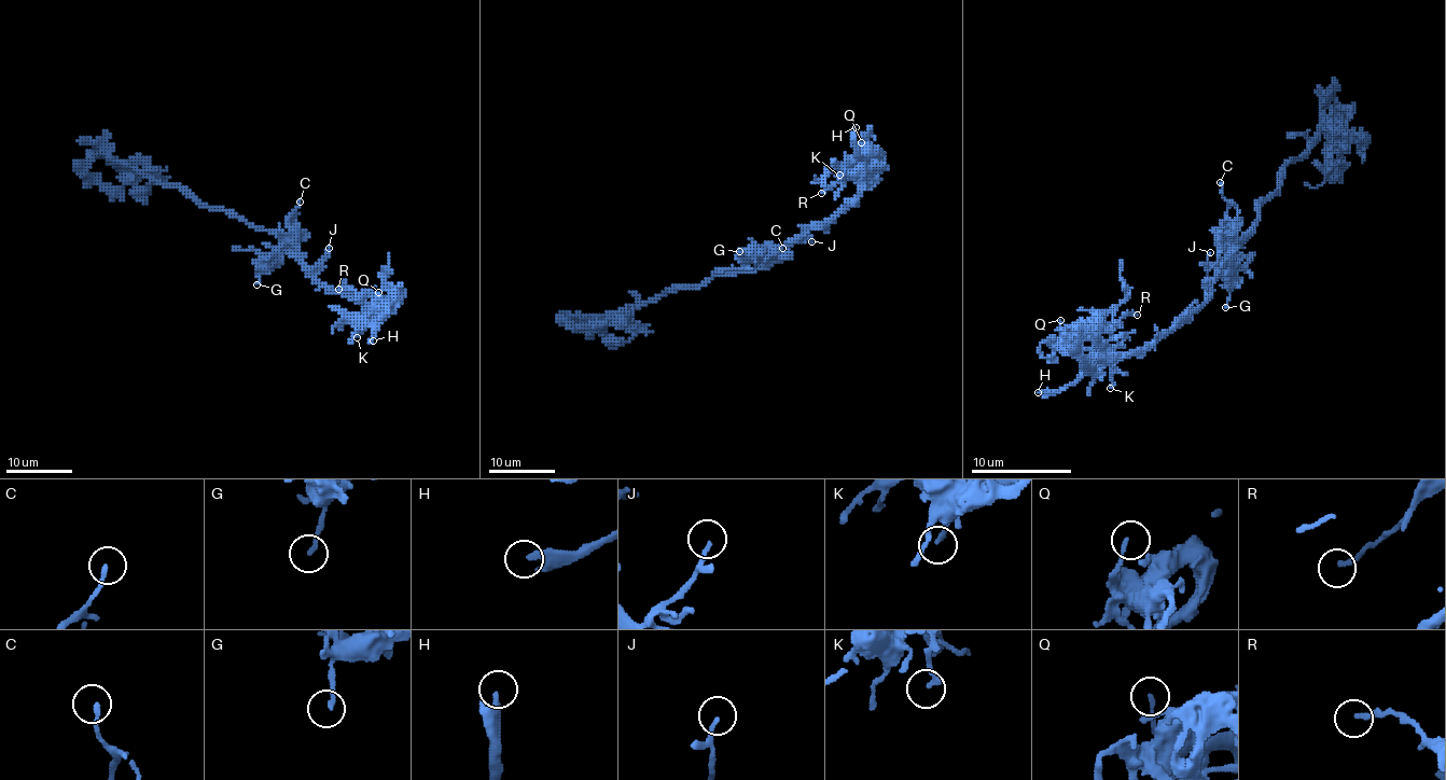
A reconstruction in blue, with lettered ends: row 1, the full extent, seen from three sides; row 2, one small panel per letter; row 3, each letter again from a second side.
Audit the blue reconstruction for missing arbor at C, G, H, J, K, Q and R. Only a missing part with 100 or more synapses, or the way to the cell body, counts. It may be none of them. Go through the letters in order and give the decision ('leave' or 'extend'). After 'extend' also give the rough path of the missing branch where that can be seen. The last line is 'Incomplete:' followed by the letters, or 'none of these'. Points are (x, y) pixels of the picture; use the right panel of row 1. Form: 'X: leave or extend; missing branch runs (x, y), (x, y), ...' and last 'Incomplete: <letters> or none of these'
C: leave
G: leave
H: extend
J: leave
K: leave
Q: leave
R: leave
Incomplete: H

